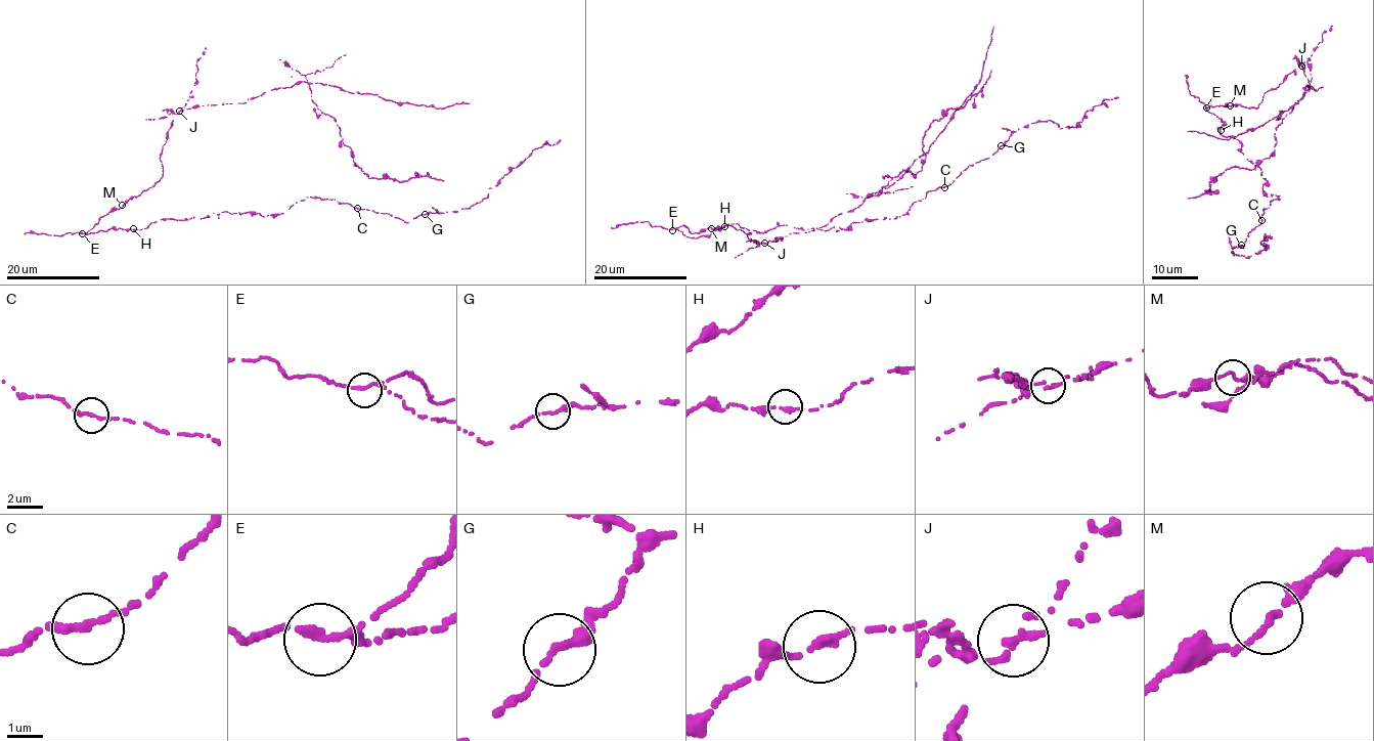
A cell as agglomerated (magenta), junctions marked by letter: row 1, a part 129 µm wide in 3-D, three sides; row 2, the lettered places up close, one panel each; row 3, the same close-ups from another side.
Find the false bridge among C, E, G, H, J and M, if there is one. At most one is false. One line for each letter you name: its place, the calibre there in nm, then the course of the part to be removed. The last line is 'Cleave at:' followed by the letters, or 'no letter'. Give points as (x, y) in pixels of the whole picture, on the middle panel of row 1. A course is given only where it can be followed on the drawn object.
J: Place: (764, 243). Thickness 200 nm. Course of the part to remove: (764, 244), (825, 226), (905, 170), (916, 175), (931, 123), (964, 106), (991, 70)
Cleave at: J

